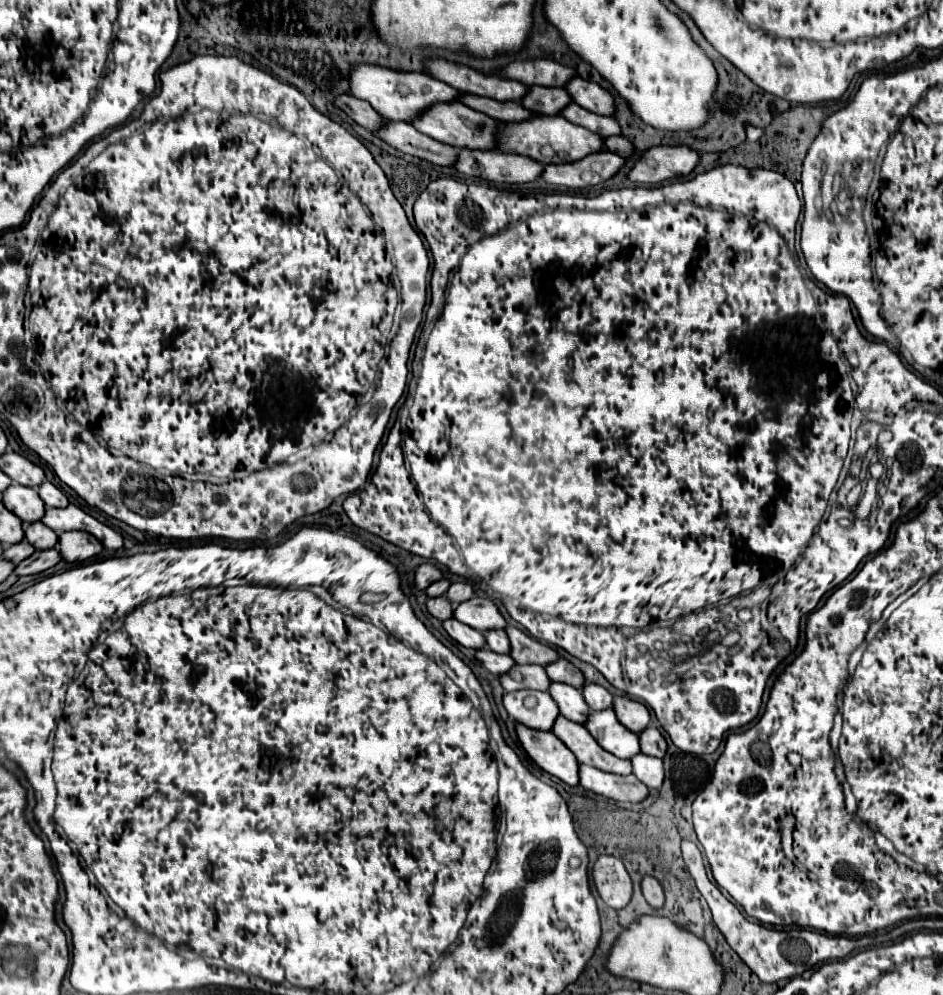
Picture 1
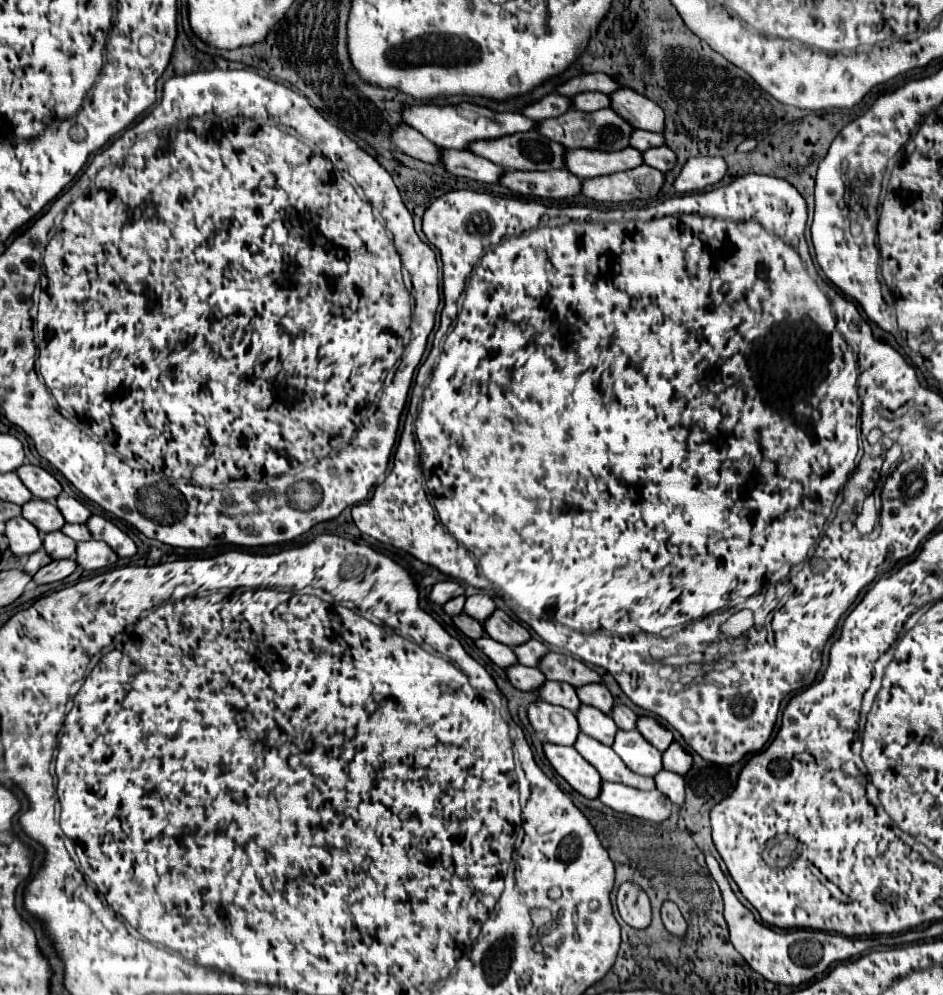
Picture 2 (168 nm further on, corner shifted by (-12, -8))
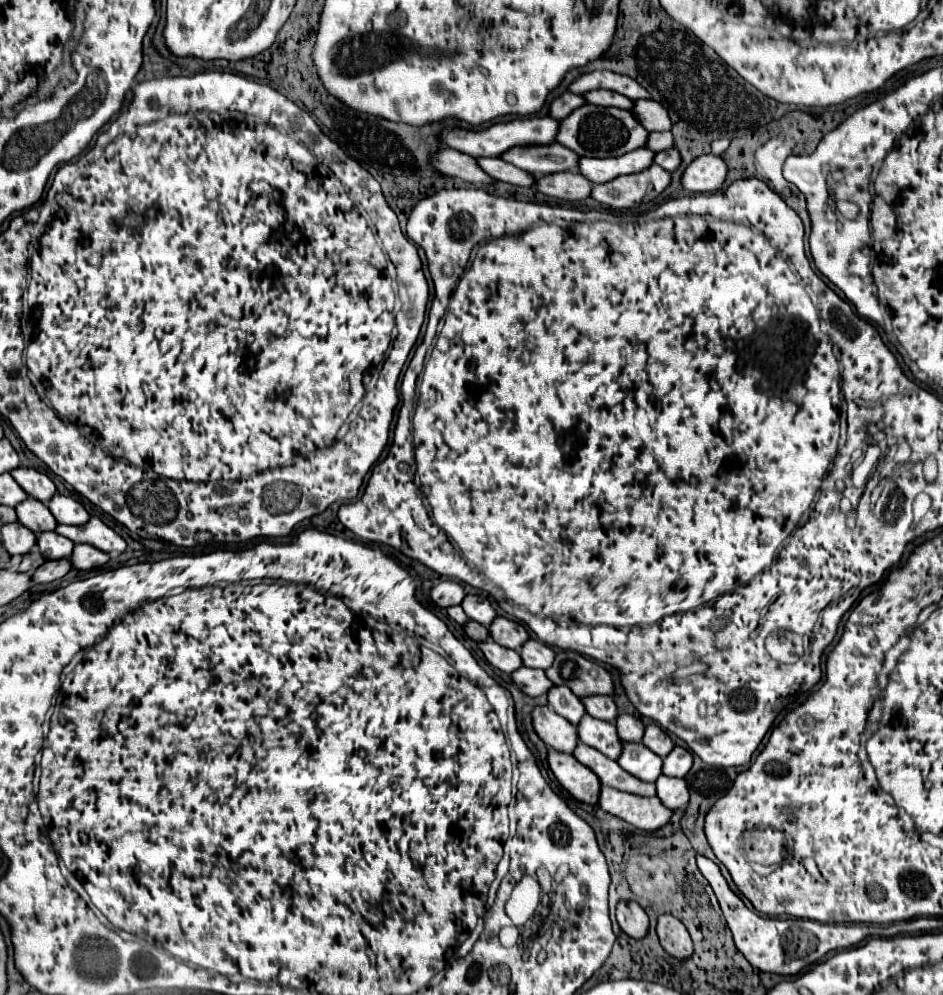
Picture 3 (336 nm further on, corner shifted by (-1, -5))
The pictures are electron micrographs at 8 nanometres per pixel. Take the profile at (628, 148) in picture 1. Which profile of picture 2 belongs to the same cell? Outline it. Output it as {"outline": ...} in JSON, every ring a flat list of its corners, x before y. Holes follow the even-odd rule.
{"outline":[[650,147,642,153,642,161,658,171,670,171,676,163,676,155,668,147]]}

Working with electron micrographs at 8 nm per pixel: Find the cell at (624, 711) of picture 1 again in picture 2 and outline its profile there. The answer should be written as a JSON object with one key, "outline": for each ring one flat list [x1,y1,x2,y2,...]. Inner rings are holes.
{"outline":[[638,717,636,729,644,735,644,739,648,743,652,743,658,751,666,751,666,747,672,743,672,731,668,727,664,727,658,719,654,717]]}

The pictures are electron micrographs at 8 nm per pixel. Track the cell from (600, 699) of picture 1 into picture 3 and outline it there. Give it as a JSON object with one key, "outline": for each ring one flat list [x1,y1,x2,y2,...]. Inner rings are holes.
{"outline":[[621,714,619,720,615,722,619,738,625,742,641,742,643,734,645,734,645,726,641,720,629,716,629,714]]}

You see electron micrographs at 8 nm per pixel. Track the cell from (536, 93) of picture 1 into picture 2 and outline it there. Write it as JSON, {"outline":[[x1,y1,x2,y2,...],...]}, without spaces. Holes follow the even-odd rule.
{"outline":[[580,93,580,95,574,95,570,101,572,101,572,109,586,111,586,113,610,107,610,99,604,93]]}

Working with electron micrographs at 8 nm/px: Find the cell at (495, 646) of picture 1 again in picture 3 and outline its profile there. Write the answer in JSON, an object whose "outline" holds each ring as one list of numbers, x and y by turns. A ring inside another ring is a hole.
{"outline":[[529,640,527,644,523,644,519,654,523,658,523,664,529,668,547,670,547,668,551,668,551,664,555,660,555,650,539,640]]}

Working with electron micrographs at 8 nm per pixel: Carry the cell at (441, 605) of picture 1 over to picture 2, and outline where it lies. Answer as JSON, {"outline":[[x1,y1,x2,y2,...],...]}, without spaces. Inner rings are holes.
{"outline":[[464,613,454,615,454,617,452,617,452,621,454,621,454,625,456,625,456,627,466,635,466,637,470,637,470,639,478,639,478,637,484,633,482,625,480,625,478,621,474,621,474,619,466,617]]}

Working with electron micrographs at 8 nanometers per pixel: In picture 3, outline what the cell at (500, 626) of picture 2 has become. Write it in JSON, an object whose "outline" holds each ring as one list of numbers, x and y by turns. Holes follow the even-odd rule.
{"outline":[[503,616,495,618,495,622,489,626,489,632,497,644,511,650,519,650,529,640,529,632,521,622,515,622]]}

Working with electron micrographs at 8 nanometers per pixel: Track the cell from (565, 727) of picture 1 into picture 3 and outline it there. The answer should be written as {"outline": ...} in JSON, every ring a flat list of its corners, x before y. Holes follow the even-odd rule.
{"outline":[[579,744,579,748,575,748,575,758,585,764,587,768,591,768,603,786,611,786,615,790,623,790,629,794,637,794,637,796,655,796,655,784,643,784,641,780,635,780,635,776,627,776,627,772,623,772,623,768,619,768,619,764,607,756,603,756,601,752,595,752,595,748,587,748,585,744]]}

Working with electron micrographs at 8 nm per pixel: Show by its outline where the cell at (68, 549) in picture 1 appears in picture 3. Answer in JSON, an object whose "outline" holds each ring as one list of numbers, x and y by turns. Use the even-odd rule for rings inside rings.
{"outline":[[75,544,75,552,71,556,73,566,79,570,99,568,99,566,107,564,107,560,109,560,107,552,99,552,97,548,91,548,89,544]]}

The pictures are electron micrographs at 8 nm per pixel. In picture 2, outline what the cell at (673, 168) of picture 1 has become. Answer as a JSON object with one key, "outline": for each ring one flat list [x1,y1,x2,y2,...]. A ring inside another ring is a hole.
{"outline":[[692,157,684,163,680,175,674,179,678,193,702,191,708,185,718,183,726,173,726,161,722,157]]}

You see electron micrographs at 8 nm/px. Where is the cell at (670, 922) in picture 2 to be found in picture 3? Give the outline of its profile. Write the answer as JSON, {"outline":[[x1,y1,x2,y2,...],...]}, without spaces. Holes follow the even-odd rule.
{"outline":[[669,914,659,916,657,934,659,934,663,950,669,956,673,956,677,960,689,960,693,956,693,942,681,920,677,920]]}

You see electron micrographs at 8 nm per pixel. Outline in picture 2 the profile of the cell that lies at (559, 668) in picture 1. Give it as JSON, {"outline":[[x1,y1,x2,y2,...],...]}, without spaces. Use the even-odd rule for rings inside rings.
{"outline":[[590,683,590,685,584,685,584,687,576,687,576,693,578,693,582,703,598,707,604,713,610,713,610,709,614,705,610,691,602,683]]}

